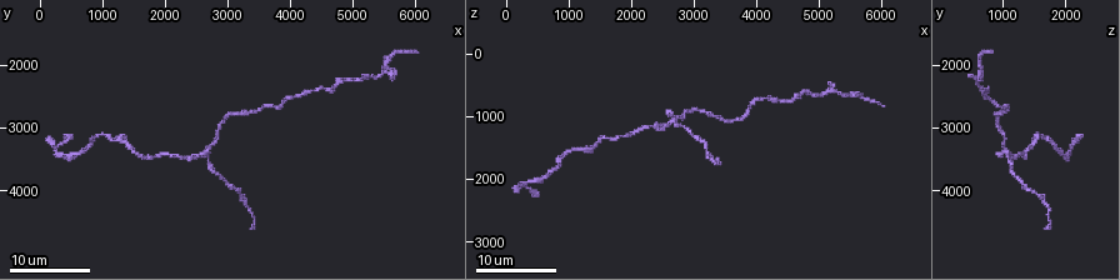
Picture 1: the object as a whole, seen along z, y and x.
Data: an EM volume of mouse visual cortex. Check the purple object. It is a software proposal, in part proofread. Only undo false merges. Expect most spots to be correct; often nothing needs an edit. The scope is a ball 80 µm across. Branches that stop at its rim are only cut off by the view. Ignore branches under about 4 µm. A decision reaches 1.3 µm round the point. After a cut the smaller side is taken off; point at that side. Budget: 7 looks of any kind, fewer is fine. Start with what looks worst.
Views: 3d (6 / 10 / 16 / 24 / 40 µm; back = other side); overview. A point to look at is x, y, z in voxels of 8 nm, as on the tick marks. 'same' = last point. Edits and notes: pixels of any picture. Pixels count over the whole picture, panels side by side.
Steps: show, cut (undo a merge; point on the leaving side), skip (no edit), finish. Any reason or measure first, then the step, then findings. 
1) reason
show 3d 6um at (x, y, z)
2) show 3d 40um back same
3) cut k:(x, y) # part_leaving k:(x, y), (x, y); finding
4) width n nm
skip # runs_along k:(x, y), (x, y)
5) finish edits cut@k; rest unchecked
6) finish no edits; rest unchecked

a fork
show 3d 24um at (2600, 3400, 1100)

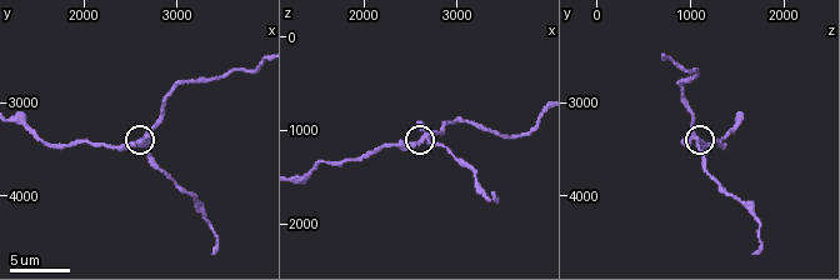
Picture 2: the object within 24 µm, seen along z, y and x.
show 3d 10um at (2600, 3400, 1100)

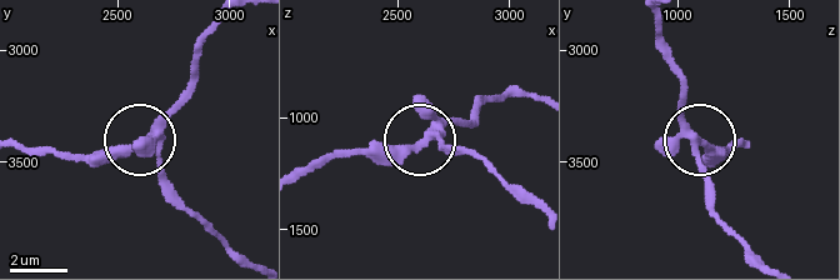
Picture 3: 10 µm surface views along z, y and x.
arms 3
skip # runs_along 3:(661, 49), (683, 89), (704, 209); one neuron here

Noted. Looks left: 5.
calibre changes
show 3d 6um at (3000, 3900, 1300)

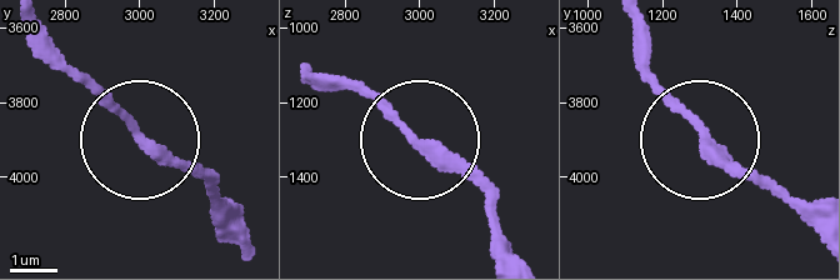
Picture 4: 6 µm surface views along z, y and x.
show 3d 6um back at (2970, 3860, 1290)

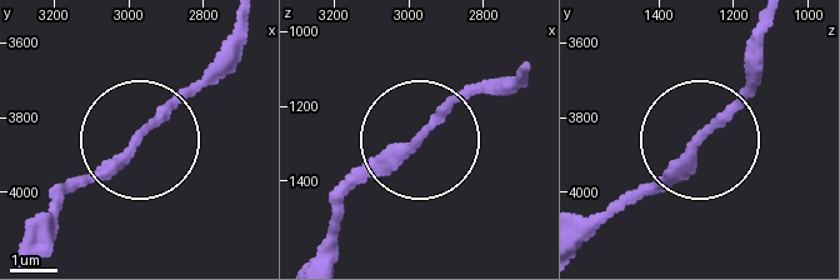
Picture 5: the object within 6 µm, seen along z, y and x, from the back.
width 210 nm
skip # runs_along 5:(524, 65), (451, 100), (336, 204); one neuron here

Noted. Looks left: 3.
sudden change in width
show 3d 16um at (3300, 4250, 1750)

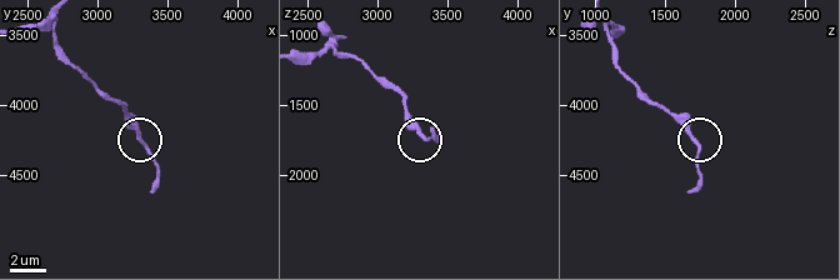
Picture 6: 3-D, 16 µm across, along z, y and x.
width 210 nm
skip # runs_along 6:(603, 20), (615, 64), (695, 141), (700, 175); continuous, no second neuron

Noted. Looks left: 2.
show 3d 6um at (1850, 3500, 1350)

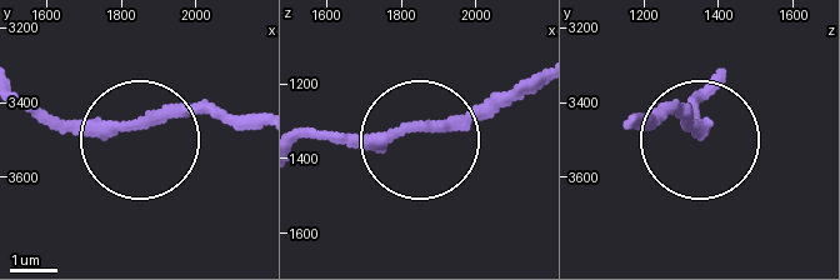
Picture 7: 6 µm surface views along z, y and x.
width 250 nm
skip # runs_along 7:(530, 74), (423, 126), (308, 138); one neuron here

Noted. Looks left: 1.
finish no edits; rest unchecked

